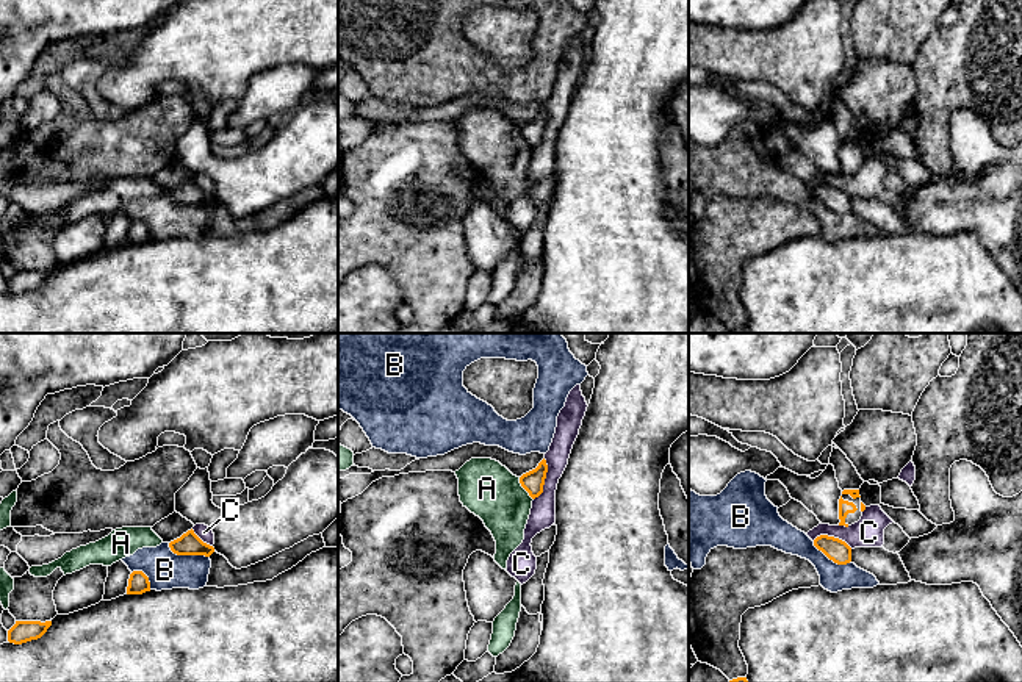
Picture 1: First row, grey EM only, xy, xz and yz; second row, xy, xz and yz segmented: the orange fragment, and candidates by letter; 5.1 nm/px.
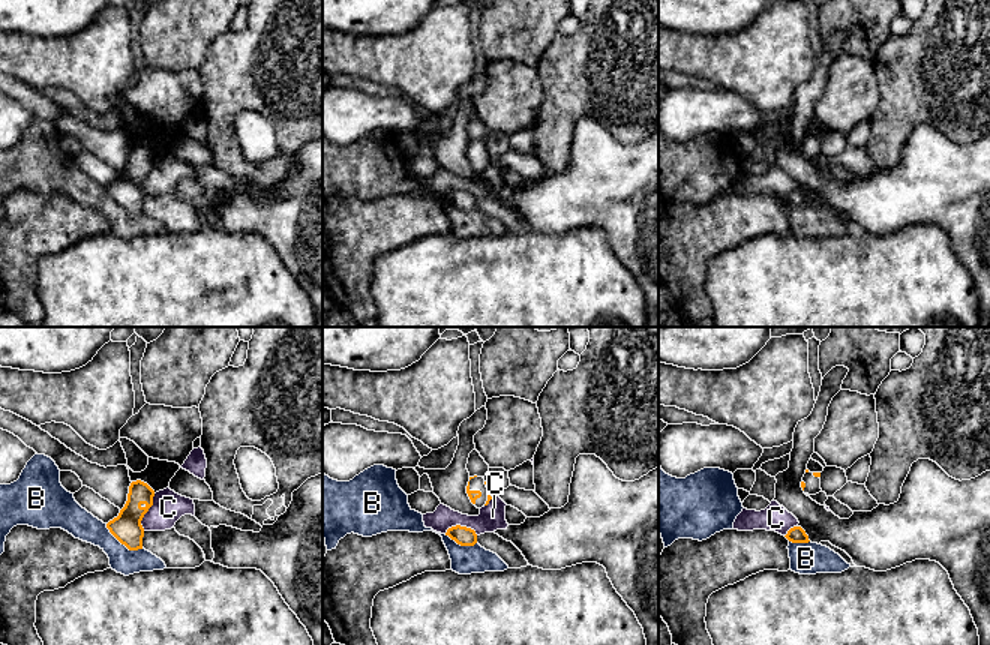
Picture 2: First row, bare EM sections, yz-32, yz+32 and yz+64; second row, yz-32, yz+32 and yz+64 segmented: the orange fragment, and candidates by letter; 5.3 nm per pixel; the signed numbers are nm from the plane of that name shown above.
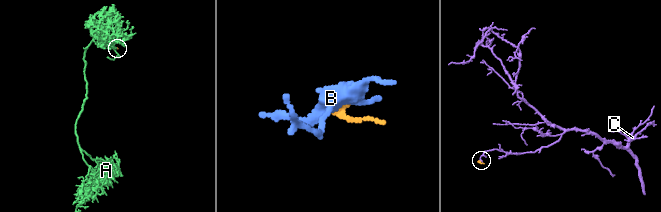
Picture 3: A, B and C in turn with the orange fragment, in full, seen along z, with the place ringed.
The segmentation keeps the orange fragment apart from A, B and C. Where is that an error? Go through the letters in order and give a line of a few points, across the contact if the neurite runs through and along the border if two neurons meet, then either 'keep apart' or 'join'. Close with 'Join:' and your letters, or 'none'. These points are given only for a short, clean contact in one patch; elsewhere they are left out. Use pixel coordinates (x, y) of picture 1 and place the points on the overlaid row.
A: xz (518, 477), (518, 482), (532, 499) | keep apart
B: keep apart
C: xz (545, 459), (546, 477), (543, 490), (534, 499) | keep apart
Join: none

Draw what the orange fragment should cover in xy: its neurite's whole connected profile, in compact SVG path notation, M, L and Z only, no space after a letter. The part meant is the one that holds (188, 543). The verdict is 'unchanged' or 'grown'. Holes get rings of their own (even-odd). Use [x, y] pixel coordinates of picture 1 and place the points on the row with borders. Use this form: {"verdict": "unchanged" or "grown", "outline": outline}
{"verdict": "unchanged", "outline": "M188 530L180 538L169 543L169 547L177 555L205 555L210 557L214 547L203 543L194 530Z"}

